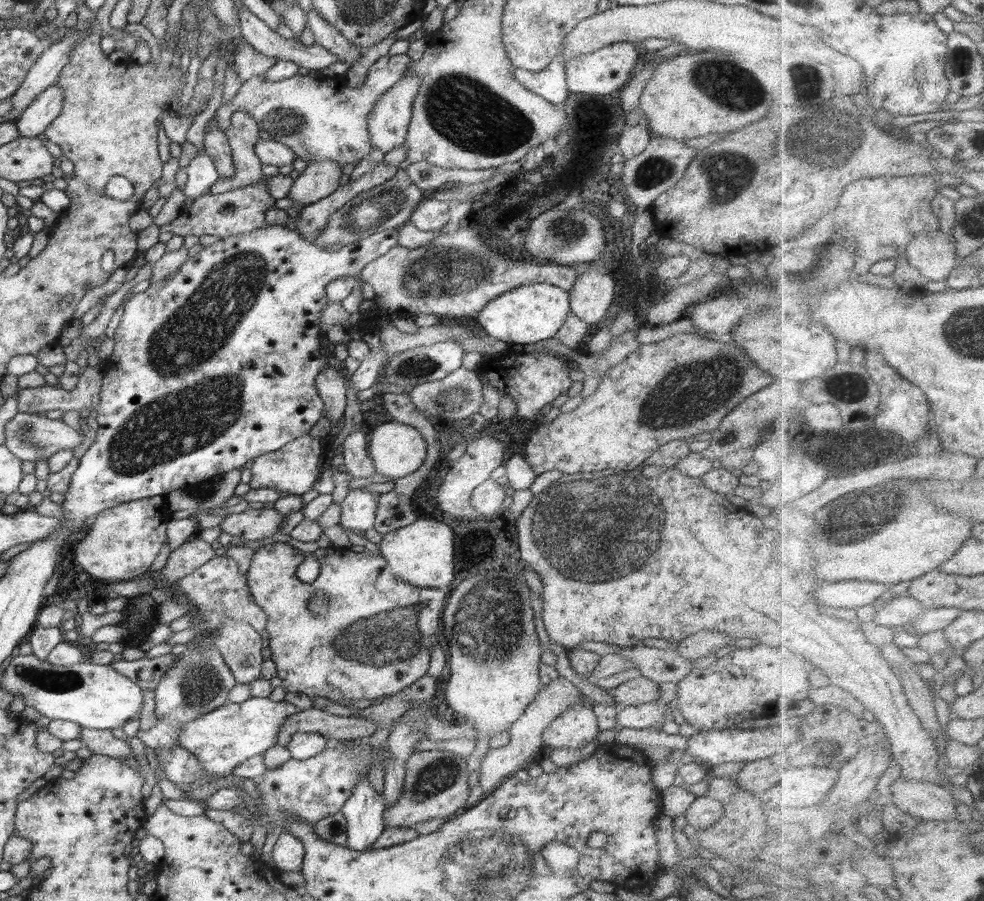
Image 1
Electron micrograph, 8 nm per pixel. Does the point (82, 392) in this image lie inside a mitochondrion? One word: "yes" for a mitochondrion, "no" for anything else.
no

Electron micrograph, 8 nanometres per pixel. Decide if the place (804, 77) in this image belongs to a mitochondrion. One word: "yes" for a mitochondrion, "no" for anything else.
yes

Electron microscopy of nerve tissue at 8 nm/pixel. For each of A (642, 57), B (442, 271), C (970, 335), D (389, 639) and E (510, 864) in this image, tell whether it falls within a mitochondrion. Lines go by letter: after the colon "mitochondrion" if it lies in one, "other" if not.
A: other
B: mitochondrion
C: mitochondrion
D: mitochondrion
E: mitochondrion

